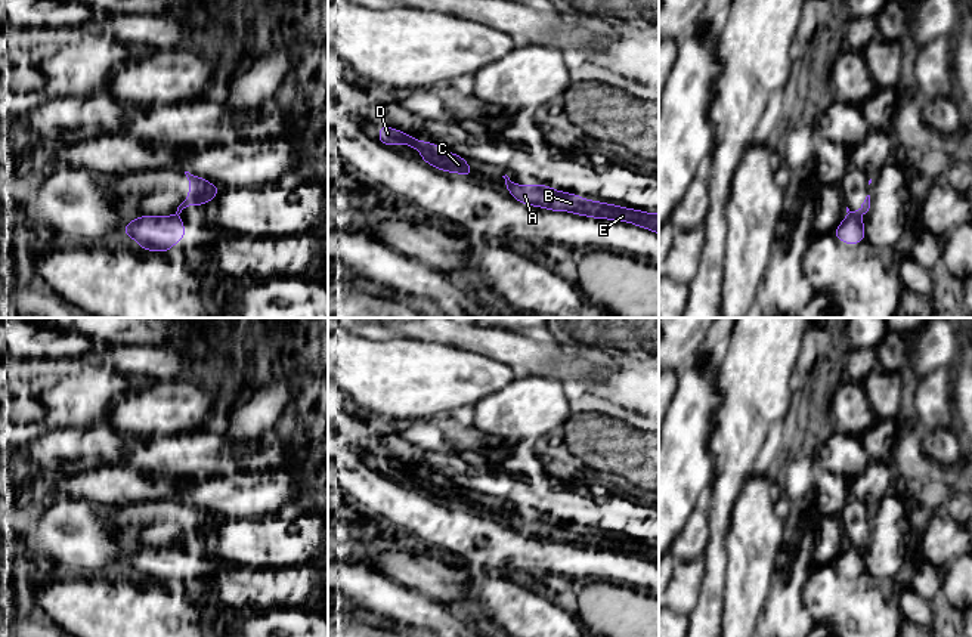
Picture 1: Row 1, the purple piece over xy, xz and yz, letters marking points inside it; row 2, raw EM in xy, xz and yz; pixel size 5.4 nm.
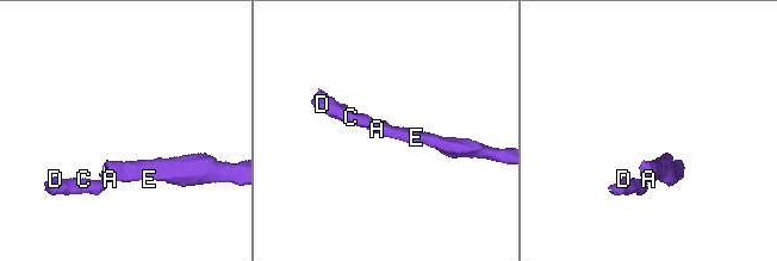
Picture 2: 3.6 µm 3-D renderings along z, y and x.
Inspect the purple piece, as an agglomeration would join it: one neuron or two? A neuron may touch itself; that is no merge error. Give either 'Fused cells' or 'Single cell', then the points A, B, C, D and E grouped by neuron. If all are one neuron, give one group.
Fused cells. Groups: A B E / C D

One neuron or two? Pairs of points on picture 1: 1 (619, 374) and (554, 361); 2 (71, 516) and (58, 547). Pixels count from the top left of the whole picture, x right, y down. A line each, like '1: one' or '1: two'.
1: two
2: one

